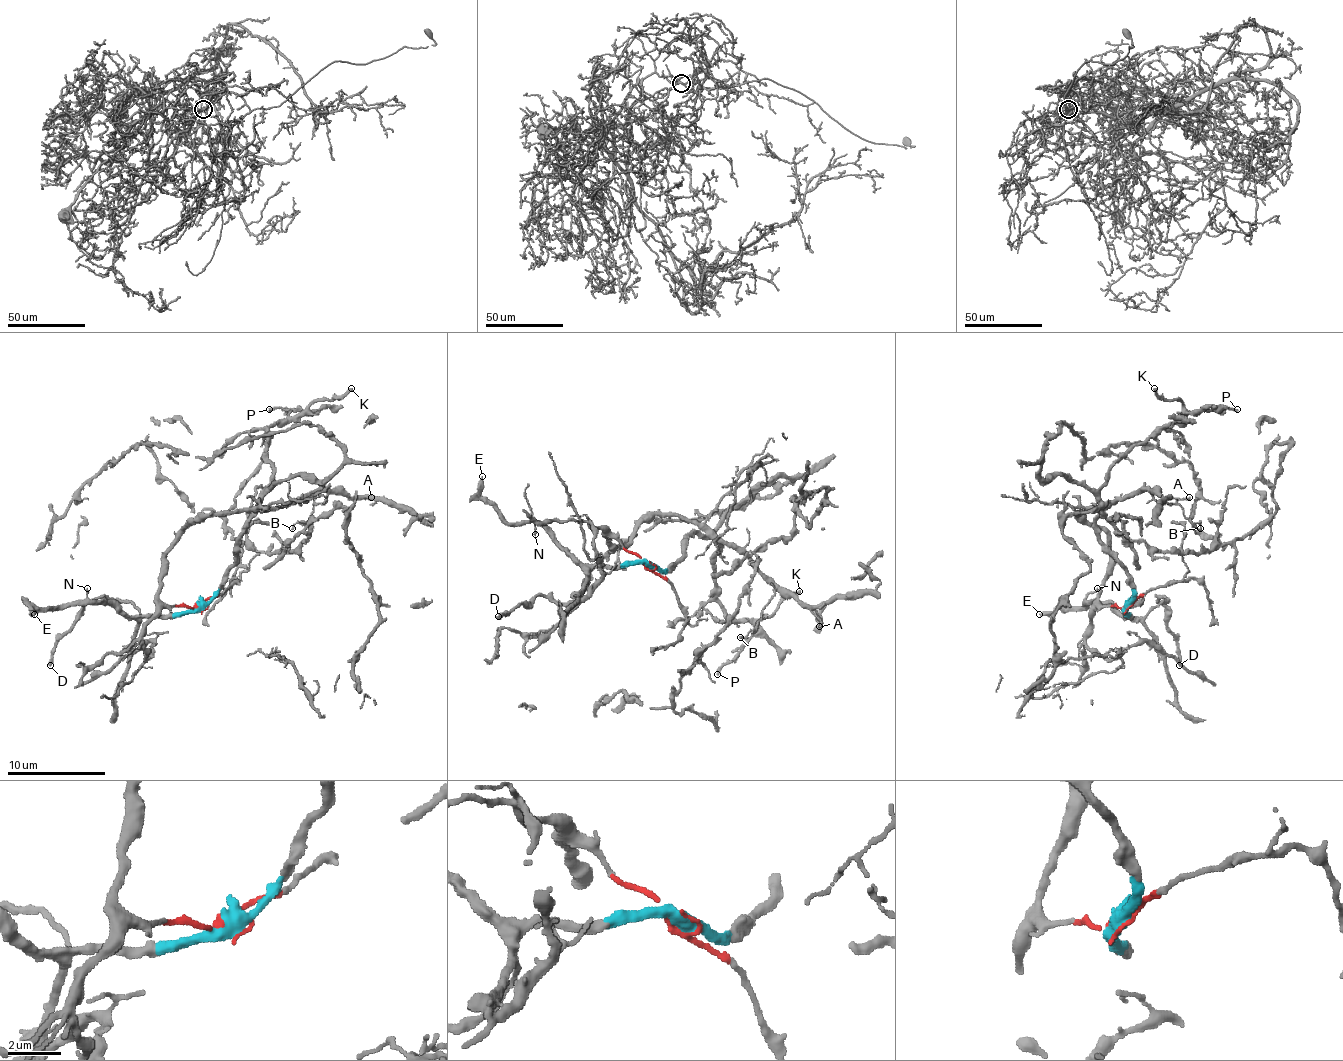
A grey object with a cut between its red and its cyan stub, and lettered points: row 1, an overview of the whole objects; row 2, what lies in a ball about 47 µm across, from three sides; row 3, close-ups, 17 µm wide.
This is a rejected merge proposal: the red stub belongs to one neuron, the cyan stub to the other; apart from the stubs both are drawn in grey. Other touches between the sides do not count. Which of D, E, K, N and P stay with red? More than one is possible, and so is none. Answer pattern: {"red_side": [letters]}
{"red_side": []}

